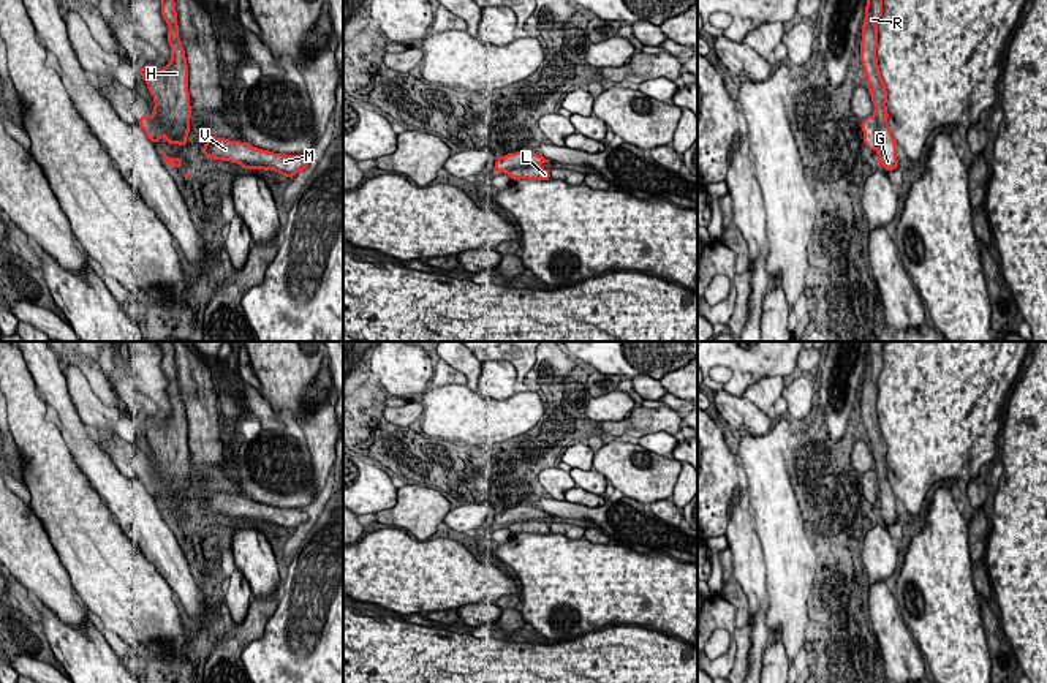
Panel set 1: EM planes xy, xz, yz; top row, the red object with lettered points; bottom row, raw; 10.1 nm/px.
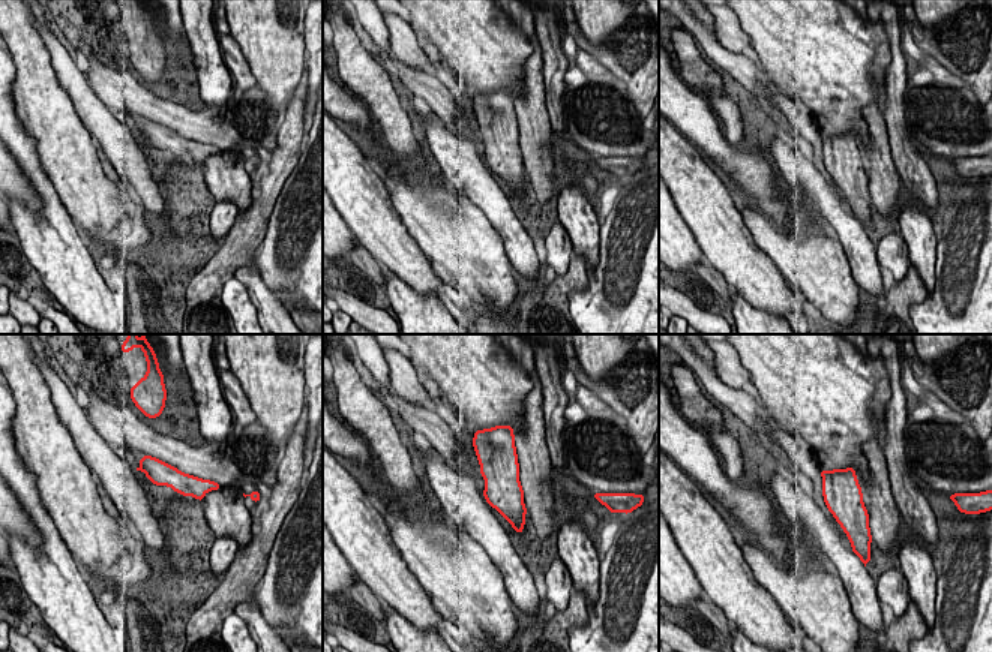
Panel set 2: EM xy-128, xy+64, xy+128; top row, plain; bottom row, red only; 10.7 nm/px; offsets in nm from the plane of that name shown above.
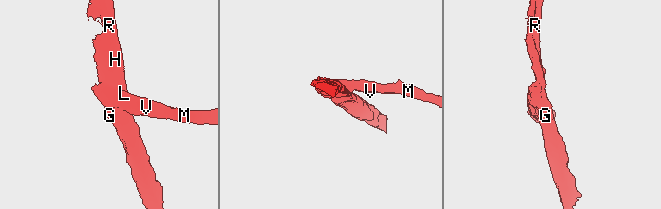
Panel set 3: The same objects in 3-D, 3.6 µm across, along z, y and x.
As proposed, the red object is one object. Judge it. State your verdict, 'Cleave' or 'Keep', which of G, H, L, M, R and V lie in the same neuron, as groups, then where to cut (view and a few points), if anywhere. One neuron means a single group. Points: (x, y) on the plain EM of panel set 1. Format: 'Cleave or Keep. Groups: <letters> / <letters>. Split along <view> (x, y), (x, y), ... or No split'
Cleave. Groups: G H L R / M V. Split along xz (533, 519), (506, 525)

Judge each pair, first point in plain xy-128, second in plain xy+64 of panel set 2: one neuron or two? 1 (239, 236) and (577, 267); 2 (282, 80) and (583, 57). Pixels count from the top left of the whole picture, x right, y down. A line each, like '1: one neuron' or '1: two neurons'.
1: one neuron
2: two neurons

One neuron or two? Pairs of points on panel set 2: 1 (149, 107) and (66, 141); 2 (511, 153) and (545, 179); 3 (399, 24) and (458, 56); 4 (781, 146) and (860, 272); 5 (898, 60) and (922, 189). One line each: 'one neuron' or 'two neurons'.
1: two neurons
2: one neuron
3: two neurons
4: one neuron
5: one neuron

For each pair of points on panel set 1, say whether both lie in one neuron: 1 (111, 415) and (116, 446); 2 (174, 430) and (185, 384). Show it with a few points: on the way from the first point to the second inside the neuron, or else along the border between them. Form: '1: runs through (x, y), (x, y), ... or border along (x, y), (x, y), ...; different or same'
1: runs through (109, 422), (109, 438); same
2: runs through (185, 419), (185, 396); same

